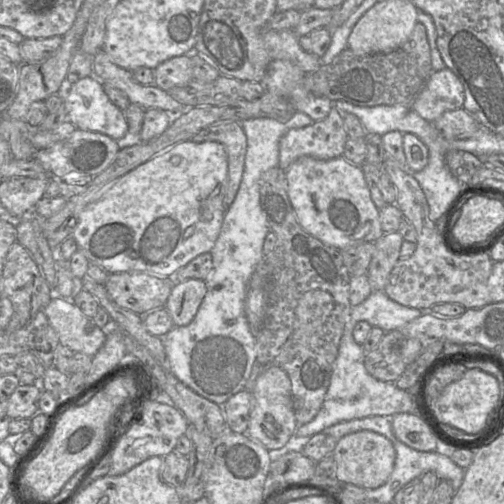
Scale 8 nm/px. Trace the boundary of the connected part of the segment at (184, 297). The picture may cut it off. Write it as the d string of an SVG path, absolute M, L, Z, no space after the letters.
M202 279L176 282L165 304L174 326L185 326L193 320L206 291L206 283Z

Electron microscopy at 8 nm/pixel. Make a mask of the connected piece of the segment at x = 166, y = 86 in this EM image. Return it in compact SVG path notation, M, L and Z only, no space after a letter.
M176 56L160 63L154 68L154 77L154 83L165 91L188 84L193 80L190 56Z

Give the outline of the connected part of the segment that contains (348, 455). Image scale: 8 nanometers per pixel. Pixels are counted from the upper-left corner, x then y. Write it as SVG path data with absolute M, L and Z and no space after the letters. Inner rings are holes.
M369 430L354 432L337 441L332 456L336 463L335 477L340 483L375 489L386 483L395 463L395 448L385 436Z

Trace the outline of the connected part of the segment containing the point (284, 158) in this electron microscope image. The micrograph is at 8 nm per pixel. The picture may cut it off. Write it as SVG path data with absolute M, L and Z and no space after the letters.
M332 107L328 116L303 128L290 129L279 142L279 164L283 170L297 159L309 156L329 160L343 156L349 136L342 114Z

